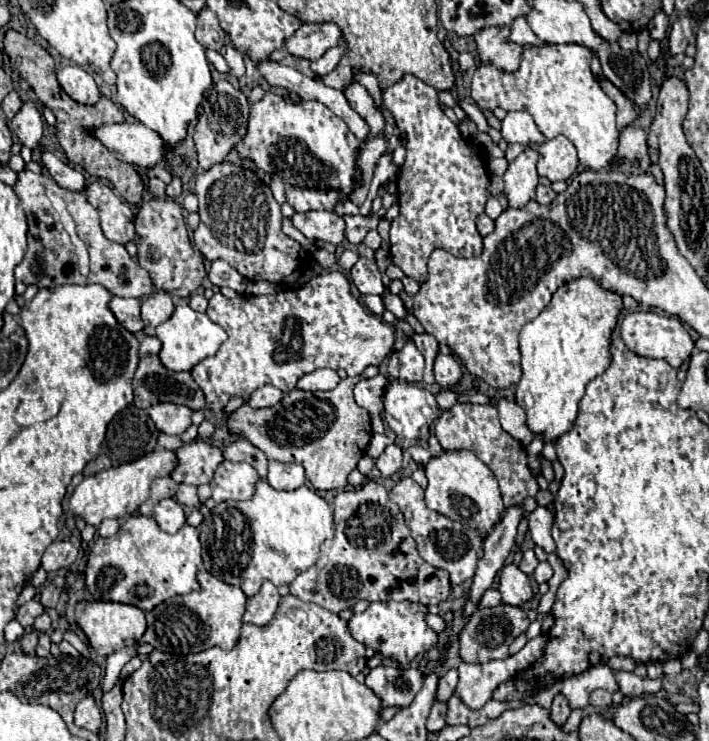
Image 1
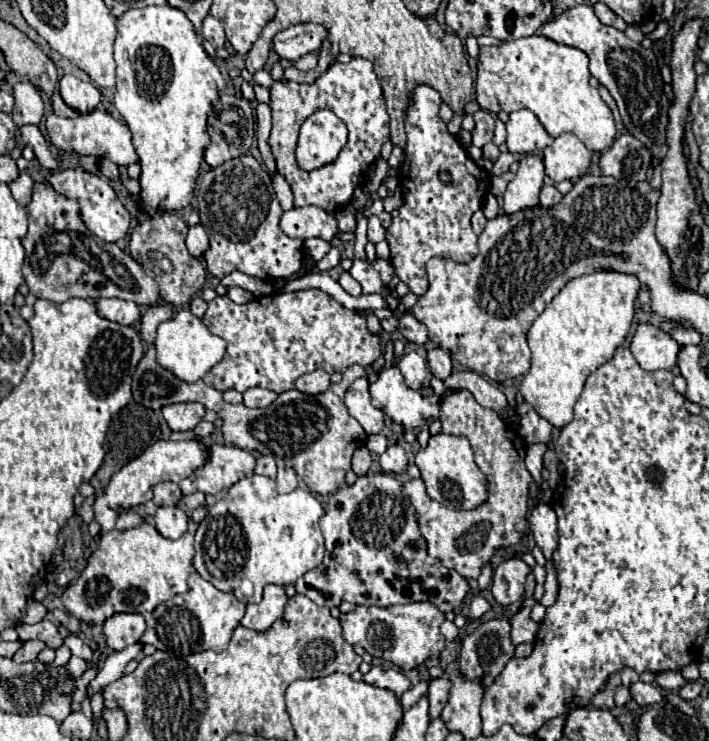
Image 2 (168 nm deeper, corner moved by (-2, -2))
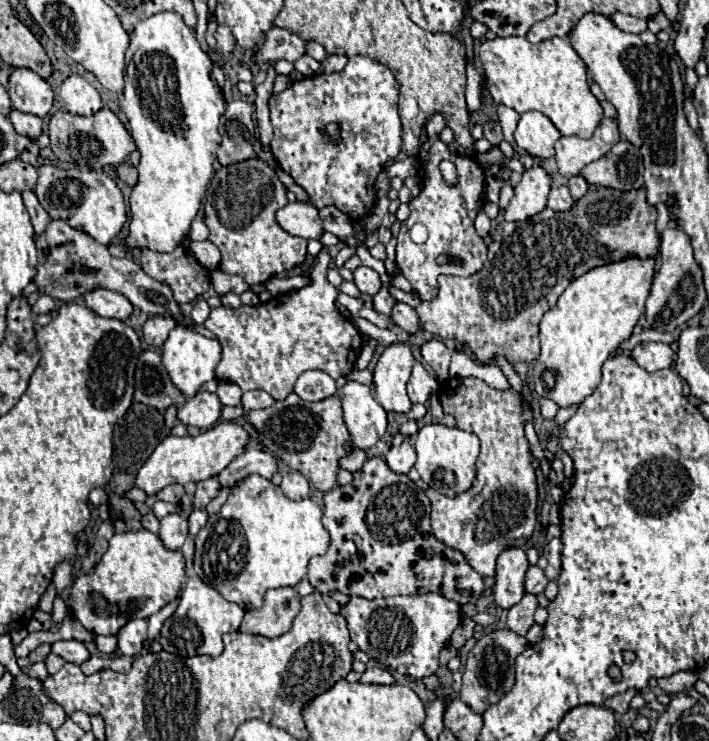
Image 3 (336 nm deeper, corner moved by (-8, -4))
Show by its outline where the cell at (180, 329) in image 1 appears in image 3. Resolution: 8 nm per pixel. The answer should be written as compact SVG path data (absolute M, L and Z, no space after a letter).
M177 324L171 332L169 338L163 344L163 366L169 372L173 384L187 396L193 398L201 384L209 382L215 378L215 366L221 360L221 342L215 338L207 338L199 332L195 332L193 326Z

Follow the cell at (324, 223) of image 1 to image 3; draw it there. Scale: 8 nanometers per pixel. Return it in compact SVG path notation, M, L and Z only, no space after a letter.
M307 202L287 204L277 212L277 222L285 232L291 232L291 236L299 236L305 240L321 238L321 234L325 232L319 210Z

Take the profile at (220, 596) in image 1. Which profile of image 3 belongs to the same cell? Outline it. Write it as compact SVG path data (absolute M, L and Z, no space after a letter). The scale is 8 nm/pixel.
M191 576L179 598L179 606L171 618L165 620L159 644L165 652L177 652L181 658L207 654L219 656L223 652L223 634L235 632L241 626L245 610L237 604L227 602L215 588L205 584L199 576Z

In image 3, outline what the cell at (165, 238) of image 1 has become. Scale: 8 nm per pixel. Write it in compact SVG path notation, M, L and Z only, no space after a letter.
M179 244L173 252L153 252L149 248L141 250L141 268L155 280L169 284L173 298L179 306L193 302L197 296L205 294L209 288L209 270L203 268L187 248Z

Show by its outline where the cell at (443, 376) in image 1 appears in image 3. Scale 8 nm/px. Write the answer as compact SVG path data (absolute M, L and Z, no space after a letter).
M429 340L427 344L423 344L421 356L423 356L423 362L427 362L435 370L439 382L449 380L451 350L441 340Z

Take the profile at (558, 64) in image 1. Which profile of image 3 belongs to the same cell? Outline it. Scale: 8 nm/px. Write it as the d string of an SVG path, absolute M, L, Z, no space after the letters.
M519 36L483 40L479 58L485 68L487 90L495 104L509 106L519 114L539 110L563 136L577 134L591 138L603 120L603 108L589 90L587 66L567 38L549 38L539 44L531 44L527 38Z

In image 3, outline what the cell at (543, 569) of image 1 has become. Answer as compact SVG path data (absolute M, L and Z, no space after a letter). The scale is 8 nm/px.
M531 566L529 570L527 570L527 584L525 584L525 588L527 588L527 592L529 594L541 594L543 590L545 590L545 586L547 586L547 576L545 576L545 572L539 568L539 566Z

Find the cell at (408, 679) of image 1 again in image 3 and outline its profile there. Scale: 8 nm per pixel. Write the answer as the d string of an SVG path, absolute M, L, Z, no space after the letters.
M367 668L359 682L363 682L363 684L395 684L395 678L393 678L393 674L389 670Z

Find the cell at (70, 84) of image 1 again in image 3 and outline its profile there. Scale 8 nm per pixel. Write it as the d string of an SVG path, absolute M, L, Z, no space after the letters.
M73 74L69 76L61 88L59 88L59 96L65 102L65 108L71 114L79 114L79 116L93 116L95 112L99 112L103 108L101 96L99 92L81 76Z

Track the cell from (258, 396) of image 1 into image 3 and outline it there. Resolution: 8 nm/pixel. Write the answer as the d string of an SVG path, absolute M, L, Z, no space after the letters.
M251 390L243 394L243 408L245 410L257 410L257 408L271 408L275 404L275 398L267 394L265 390Z

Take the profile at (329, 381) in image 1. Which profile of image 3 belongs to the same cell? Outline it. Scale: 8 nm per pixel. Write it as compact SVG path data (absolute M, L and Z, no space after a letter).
M311 370L311 372L303 372L303 376L299 376L299 380L295 382L295 392L303 398L303 400L323 400L333 396L335 390L335 380L331 376L327 376L327 372L321 370Z

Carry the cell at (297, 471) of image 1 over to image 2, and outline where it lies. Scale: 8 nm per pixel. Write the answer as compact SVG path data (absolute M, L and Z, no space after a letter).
M279 468L275 482L277 482L277 490L281 494L293 492L299 486L299 480L297 480L297 474L295 474L293 468Z

